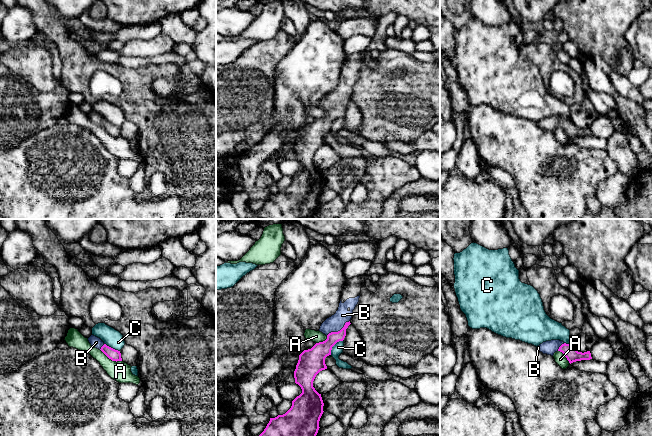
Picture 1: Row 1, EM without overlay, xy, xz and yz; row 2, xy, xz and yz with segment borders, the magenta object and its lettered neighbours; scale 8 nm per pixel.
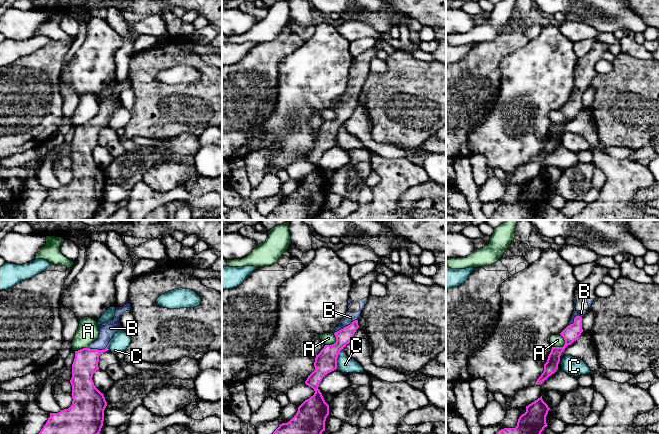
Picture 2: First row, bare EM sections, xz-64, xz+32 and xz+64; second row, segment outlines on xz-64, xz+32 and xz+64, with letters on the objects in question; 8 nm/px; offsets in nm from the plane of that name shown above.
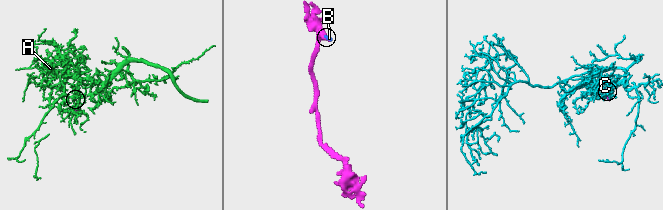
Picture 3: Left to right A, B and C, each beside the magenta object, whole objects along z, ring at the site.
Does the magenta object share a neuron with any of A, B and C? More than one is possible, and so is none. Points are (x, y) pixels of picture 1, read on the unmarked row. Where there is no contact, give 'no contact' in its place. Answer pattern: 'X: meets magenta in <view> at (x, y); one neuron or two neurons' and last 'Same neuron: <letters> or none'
A: meets magenta in xy at (111, 135); two neurons
B: meets magenta in xz at (338, 107); one neuron
C: meets magenta in xz at (334, 120); two neurons
Same neuron: B

